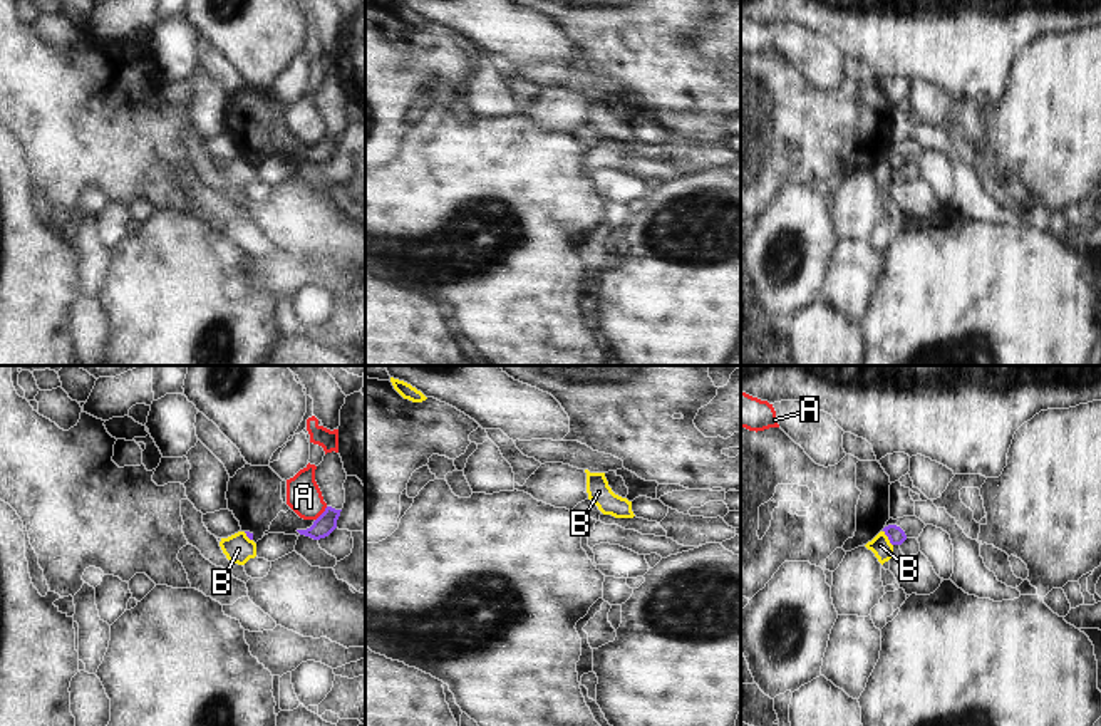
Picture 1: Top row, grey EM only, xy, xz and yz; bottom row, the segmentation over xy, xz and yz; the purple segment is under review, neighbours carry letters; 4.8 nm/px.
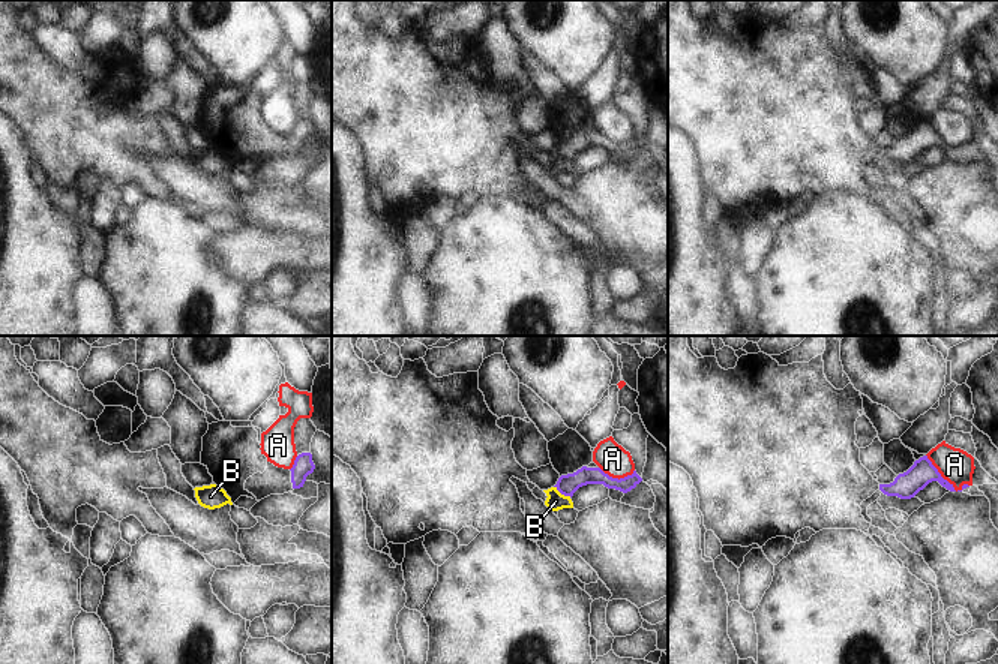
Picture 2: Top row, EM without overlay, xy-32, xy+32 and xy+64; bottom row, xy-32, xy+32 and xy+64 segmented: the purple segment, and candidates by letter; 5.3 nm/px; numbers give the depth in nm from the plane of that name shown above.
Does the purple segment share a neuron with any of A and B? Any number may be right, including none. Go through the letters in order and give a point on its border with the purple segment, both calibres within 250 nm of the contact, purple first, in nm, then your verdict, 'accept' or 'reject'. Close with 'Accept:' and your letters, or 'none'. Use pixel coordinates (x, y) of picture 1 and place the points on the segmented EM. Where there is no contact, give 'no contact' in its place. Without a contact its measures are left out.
A: contact xy (322, 513); calibres 100 and 170 nm; reject
B: contact yz (889, 539); calibres 80 and 100 nm; reject
Accept: none

